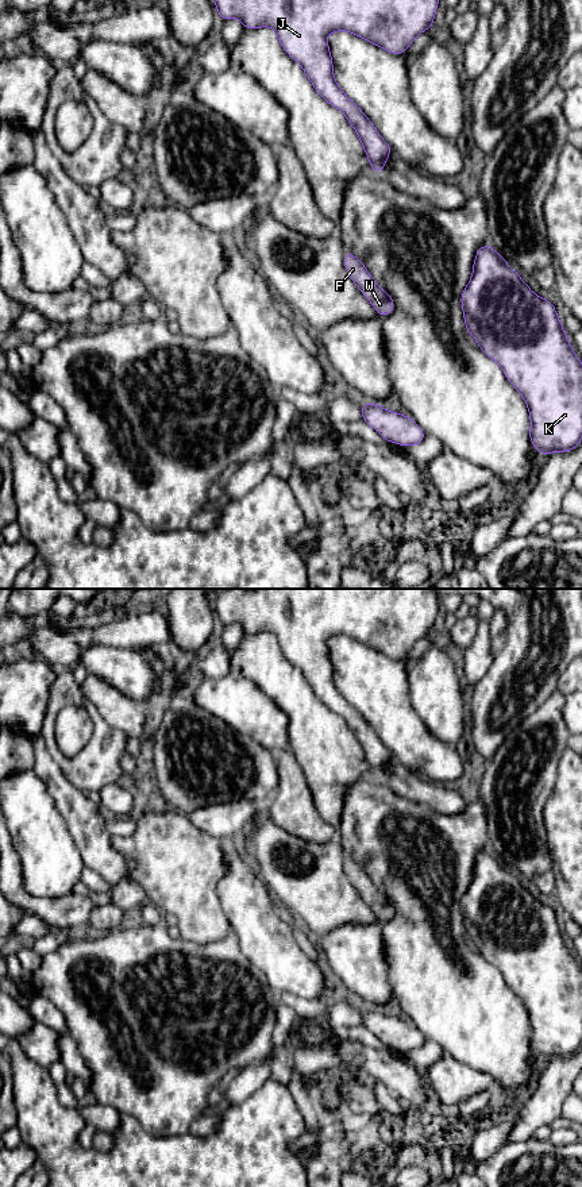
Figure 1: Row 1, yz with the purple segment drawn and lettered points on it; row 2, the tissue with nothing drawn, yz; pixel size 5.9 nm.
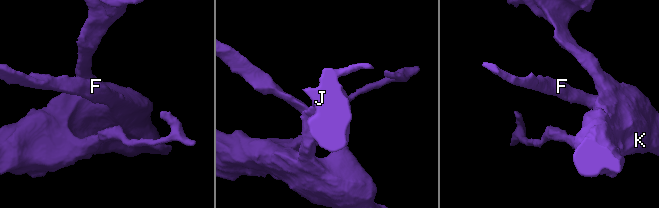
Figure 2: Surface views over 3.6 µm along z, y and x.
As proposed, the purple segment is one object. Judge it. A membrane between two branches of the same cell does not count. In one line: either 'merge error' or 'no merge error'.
no merge error

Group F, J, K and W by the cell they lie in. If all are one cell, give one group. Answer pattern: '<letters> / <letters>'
F J K W

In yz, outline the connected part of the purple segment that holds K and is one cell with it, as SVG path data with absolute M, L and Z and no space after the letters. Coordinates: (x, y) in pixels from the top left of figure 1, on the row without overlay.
M489 849L477 855L473 880L462 901L469 939L481 955L502 974L506 984L523 1001L531 1024L529 1044L543 1060L564 1057L579 1051L582 1041L582 967L575 960L556 921L555 910L535 899L506 866Z

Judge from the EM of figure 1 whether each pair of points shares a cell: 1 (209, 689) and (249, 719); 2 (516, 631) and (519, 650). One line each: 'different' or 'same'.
1: same
2: same

